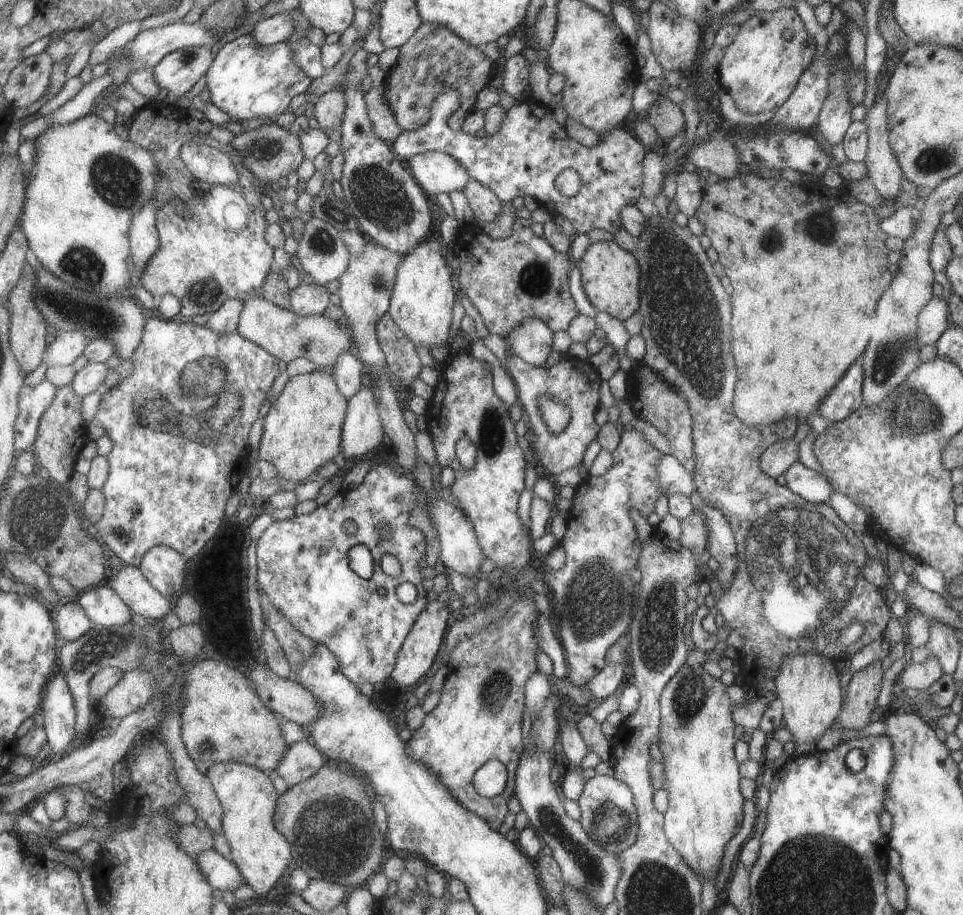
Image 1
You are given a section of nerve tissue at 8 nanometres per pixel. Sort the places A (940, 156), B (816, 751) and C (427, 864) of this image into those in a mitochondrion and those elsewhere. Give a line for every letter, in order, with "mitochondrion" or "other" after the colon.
A: mitochondrion
B: other
C: other

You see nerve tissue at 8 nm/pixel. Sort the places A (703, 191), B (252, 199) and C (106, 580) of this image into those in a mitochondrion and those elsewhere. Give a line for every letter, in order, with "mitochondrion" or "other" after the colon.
A: other
B: other
C: other

